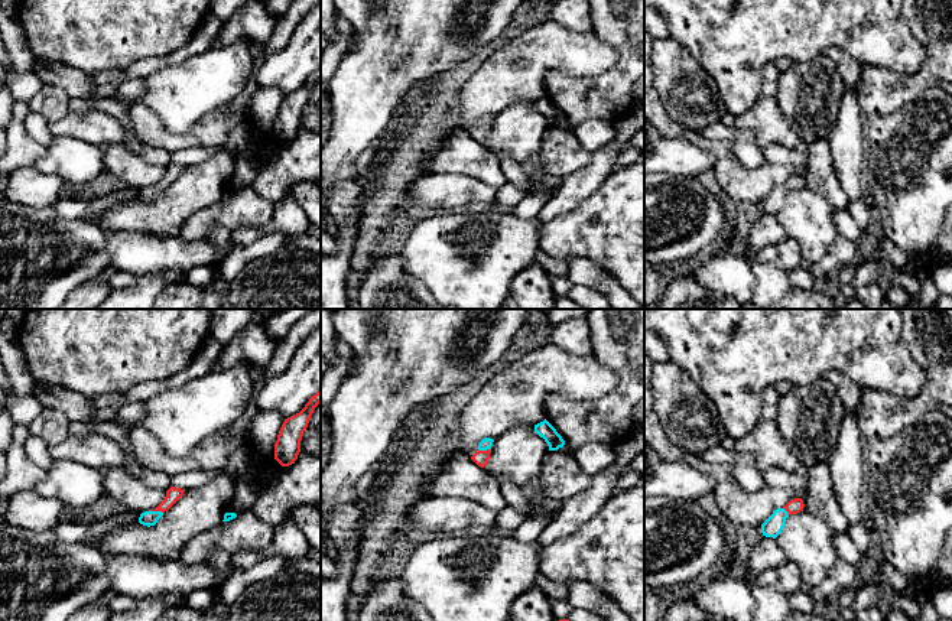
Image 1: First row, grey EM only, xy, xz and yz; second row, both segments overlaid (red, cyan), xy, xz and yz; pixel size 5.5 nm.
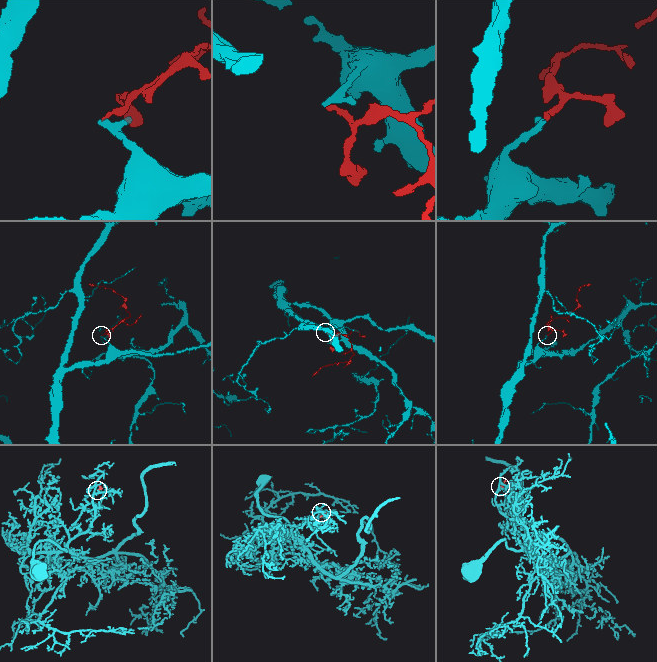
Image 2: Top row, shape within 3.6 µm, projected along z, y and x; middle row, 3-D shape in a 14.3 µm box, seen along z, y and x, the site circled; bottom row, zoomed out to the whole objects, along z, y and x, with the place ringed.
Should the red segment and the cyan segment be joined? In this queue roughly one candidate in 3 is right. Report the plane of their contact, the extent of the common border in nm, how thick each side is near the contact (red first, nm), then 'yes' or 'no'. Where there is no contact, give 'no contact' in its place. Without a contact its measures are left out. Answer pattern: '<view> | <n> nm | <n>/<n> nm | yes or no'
xz | 70 nm | 80/70 nm | yes

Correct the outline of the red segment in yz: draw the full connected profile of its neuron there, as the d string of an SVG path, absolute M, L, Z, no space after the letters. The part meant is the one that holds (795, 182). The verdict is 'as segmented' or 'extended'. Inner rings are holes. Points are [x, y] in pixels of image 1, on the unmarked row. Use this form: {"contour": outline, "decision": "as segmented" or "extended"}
{"contour": "M795 175L790 176L783 185L774 186L773 191L761 201L763 212L776 215L782 209L787 192L803 188L803 183L803 176Z", "decision": "extended"}

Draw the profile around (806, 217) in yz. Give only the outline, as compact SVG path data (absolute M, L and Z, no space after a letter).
M805 186L787 192L776 217L786 237L797 241L802 259L809 263L821 263L838 237L829 201Z

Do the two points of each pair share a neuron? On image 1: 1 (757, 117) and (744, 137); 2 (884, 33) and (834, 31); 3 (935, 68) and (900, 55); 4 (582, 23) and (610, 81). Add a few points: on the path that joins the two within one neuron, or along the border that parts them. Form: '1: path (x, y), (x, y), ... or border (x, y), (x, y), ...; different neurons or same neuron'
1: border (736, 124), (747, 129), (762, 150); different neurons
2: path (871, 31), (847, 26); same neuron
3: border (910, 31), (925, 61), (915, 72), (899, 75); different neurons
4: border (590, 15), (593, 28); different neurons

